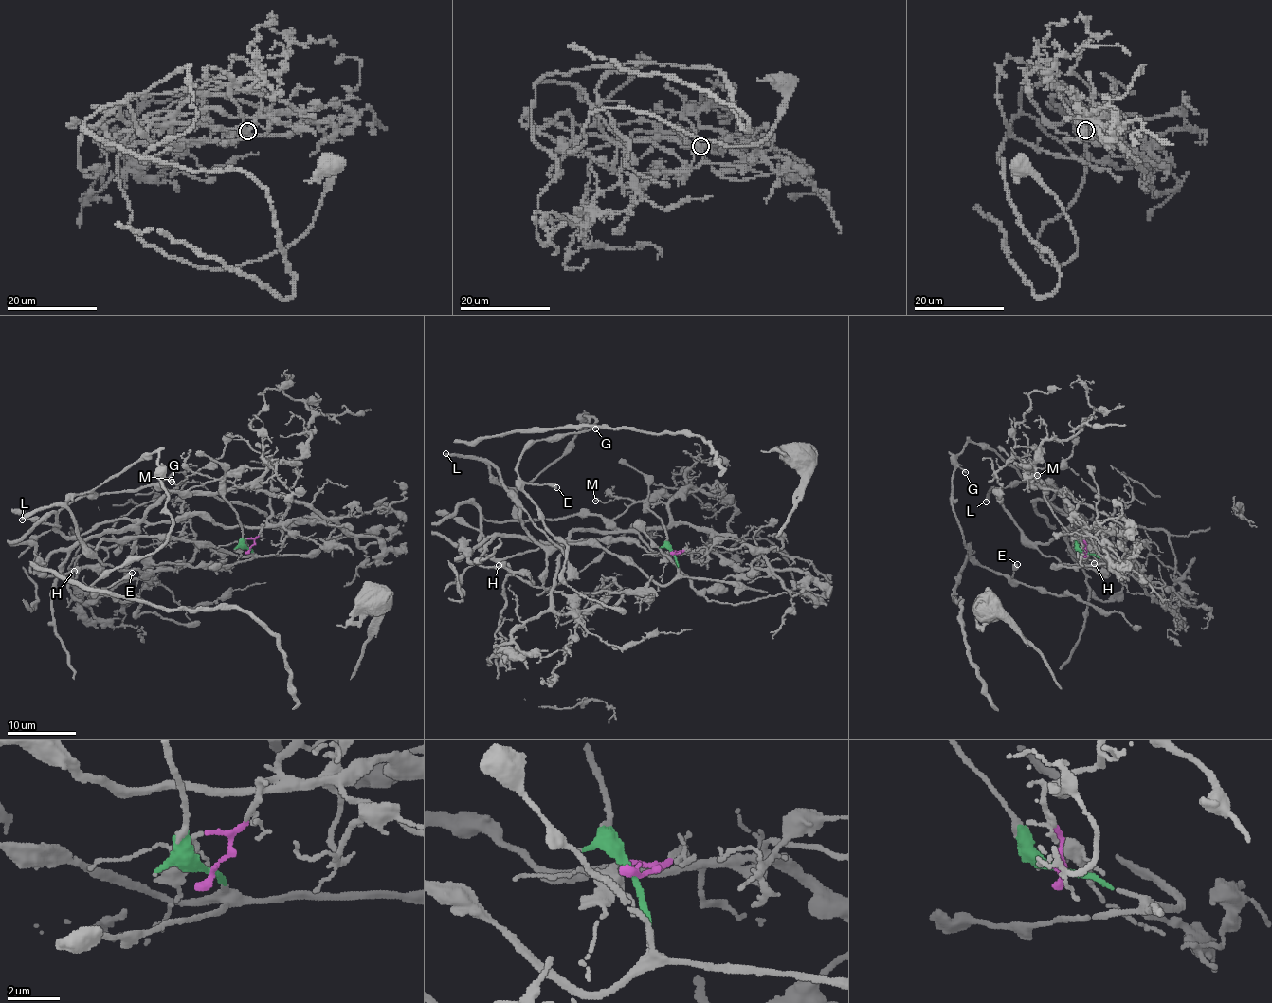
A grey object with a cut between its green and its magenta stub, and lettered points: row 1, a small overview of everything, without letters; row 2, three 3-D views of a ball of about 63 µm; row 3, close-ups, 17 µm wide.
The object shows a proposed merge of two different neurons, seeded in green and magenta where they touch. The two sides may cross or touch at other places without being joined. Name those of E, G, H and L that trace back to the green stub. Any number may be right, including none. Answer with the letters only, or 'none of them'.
E, G, L

